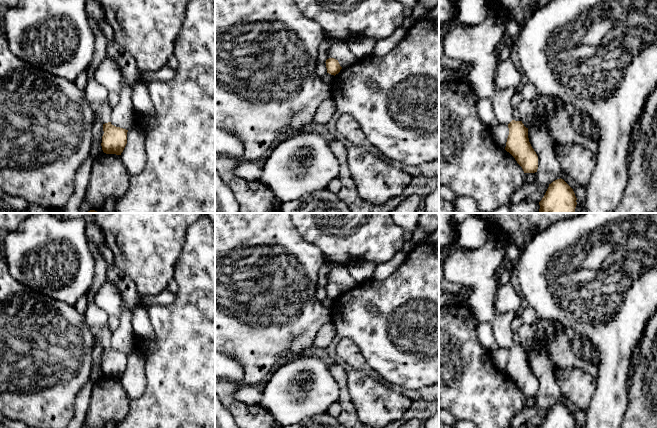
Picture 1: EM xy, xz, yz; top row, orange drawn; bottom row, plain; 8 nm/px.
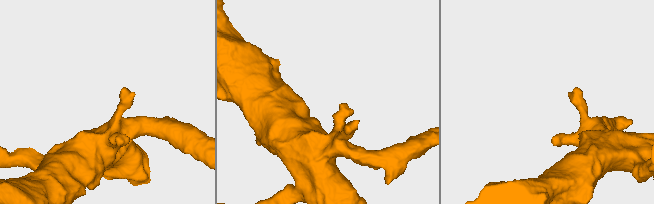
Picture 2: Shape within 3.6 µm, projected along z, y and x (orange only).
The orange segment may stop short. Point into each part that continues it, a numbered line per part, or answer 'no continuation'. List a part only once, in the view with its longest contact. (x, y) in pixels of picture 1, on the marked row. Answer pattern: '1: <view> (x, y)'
1: xy (99, 98)

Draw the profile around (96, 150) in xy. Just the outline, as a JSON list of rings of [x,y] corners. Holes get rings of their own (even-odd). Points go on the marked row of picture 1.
[[[100,120],[94,121],[92,127],[92,146],[90,150],[90,155],[92,155],[94,159],[103,153],[102,146],[98,142],[102,130],[102,122]]]

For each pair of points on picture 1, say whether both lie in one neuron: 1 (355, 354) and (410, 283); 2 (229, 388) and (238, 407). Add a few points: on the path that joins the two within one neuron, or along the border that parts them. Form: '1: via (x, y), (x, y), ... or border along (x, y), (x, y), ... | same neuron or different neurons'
1: border along (338, 342), (342, 339), (350, 338), (372, 369) | different neurons
2: via (229, 393), (229, 398), (233, 402) | same neuron

